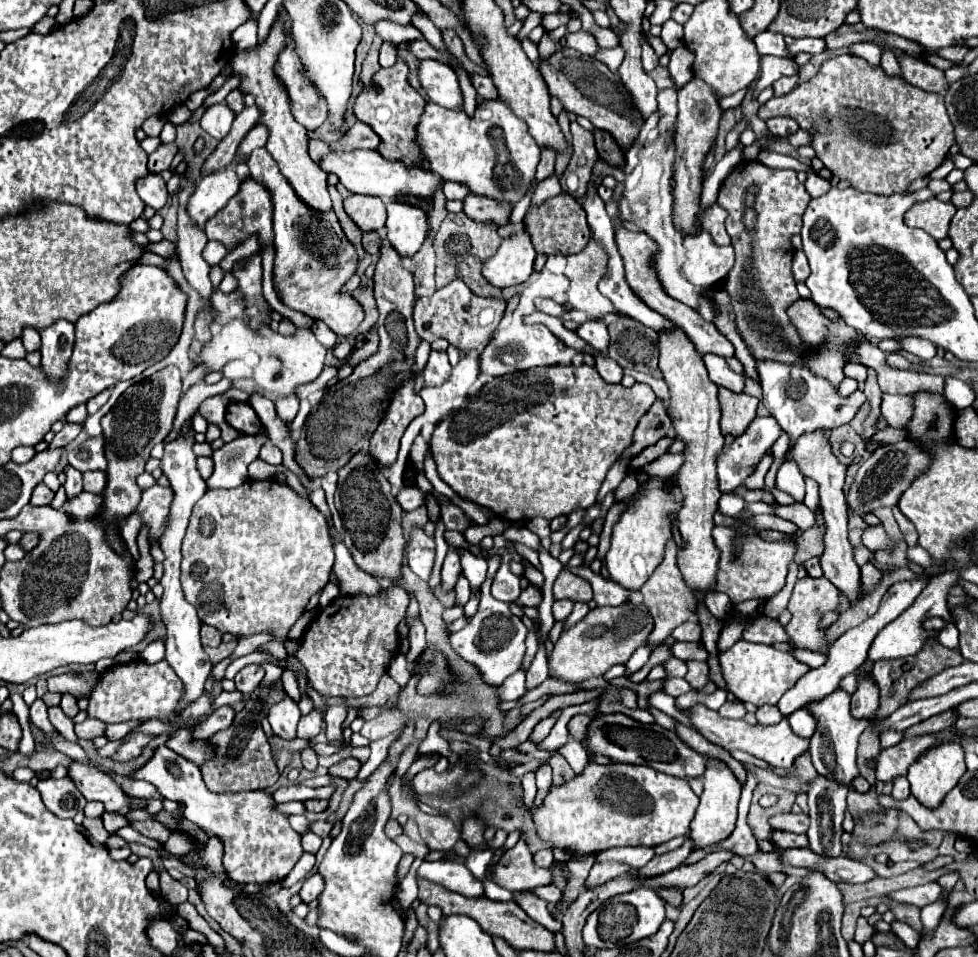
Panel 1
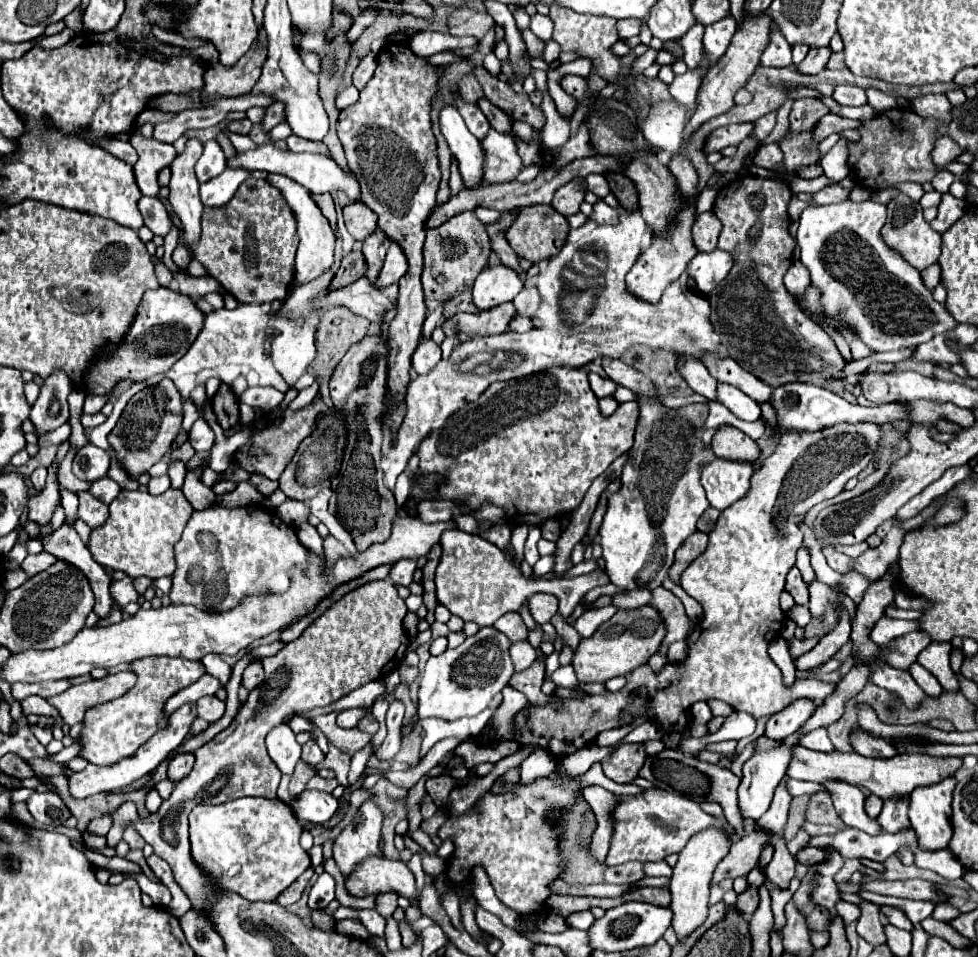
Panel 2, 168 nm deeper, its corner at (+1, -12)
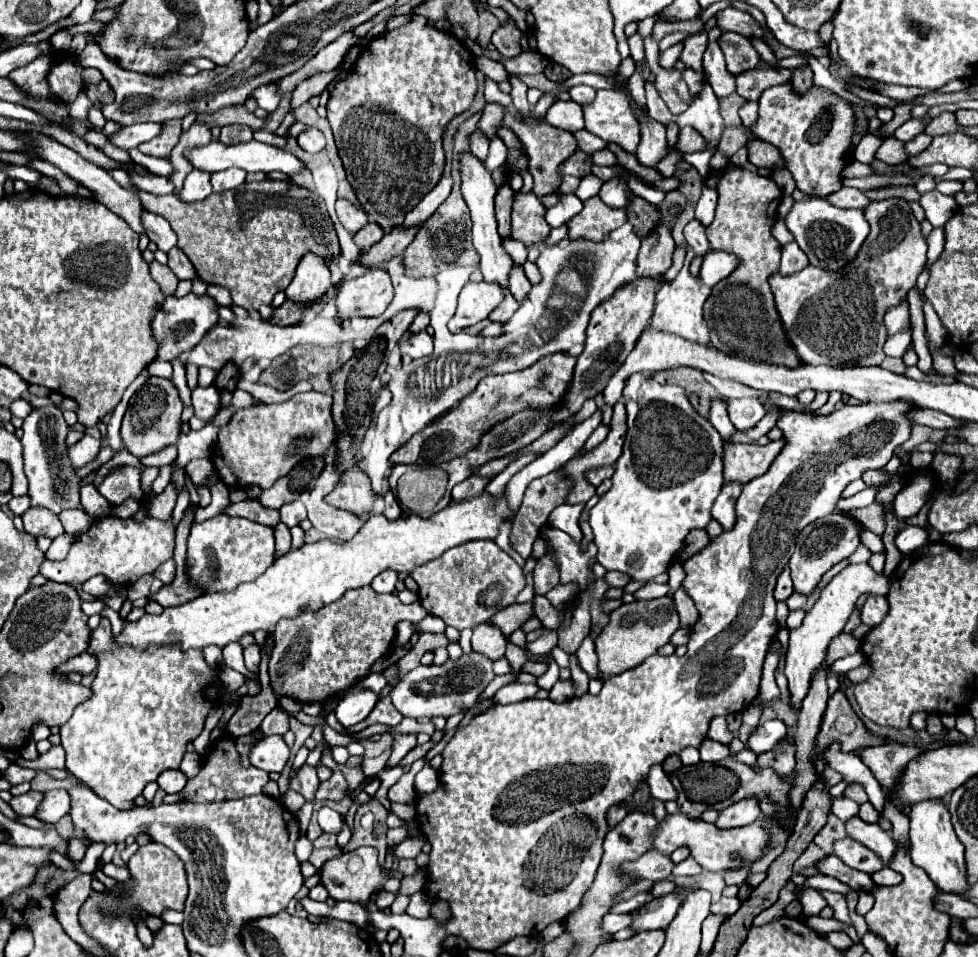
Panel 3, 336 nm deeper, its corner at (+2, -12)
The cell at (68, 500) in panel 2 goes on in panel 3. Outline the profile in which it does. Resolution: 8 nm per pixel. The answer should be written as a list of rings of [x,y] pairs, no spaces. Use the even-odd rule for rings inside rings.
[[[64,533],[64,535],[56,537],[56,539],[52,541],[50,549],[46,551],[46,557],[48,557],[48,559],[52,559],[52,561],[62,561],[62,559],[68,555],[68,551],[70,551],[70,545],[72,545],[72,543],[74,543],[74,535]]]

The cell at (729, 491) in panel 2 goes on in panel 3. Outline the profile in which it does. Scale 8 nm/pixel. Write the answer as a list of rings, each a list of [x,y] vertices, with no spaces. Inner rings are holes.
[[[726,483],[724,491],[720,491],[712,507],[712,515],[722,525],[722,531],[730,531],[732,525],[736,523],[736,501],[740,497],[740,491],[742,491],[740,483]]]

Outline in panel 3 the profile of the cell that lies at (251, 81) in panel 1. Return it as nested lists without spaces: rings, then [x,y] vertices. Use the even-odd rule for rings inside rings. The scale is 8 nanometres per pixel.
[[[304,255],[296,269],[296,277],[284,293],[286,299],[302,307],[312,307],[320,301],[328,301],[332,297],[332,285],[330,269],[324,265],[324,259],[318,255]]]

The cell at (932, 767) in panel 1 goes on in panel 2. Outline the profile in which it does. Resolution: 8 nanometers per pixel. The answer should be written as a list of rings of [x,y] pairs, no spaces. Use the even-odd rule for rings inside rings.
[[[947,777],[941,783],[917,787],[911,793],[909,821],[917,833],[921,849],[945,849],[951,835],[951,799],[957,779]]]

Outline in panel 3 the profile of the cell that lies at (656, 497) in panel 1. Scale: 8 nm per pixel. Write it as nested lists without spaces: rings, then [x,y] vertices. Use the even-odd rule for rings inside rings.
[[[632,375],[622,391],[628,411],[628,435],[624,451],[616,461],[612,487],[590,509],[590,527],[598,547],[598,563],[608,571],[628,573],[634,581],[652,581],[656,575],[666,573],[674,563],[684,539],[692,529],[704,529],[710,521],[710,509],[724,487],[722,455],[724,441],[708,419],[700,417],[690,405],[686,393],[678,385],[660,385],[654,379]]]

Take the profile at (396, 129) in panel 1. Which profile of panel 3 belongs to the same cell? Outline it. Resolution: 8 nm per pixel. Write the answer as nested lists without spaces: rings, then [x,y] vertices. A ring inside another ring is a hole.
[[[414,13],[408,23],[374,37],[362,47],[346,79],[330,91],[326,111],[348,181],[370,221],[378,223],[384,231],[392,231],[436,187],[444,171],[444,131],[454,117],[470,109],[476,89],[472,51],[452,33],[430,27],[422,15]]]

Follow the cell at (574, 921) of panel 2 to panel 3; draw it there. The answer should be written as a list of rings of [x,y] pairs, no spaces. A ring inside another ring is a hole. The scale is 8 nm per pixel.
[[[608,915],[608,919],[604,919],[604,931],[616,933],[616,931],[628,927],[630,923],[632,923],[632,919],[628,915]]]

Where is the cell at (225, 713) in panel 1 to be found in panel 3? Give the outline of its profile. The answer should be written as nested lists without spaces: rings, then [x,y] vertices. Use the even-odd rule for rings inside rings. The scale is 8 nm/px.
[[[164,771],[164,775],[160,775],[156,779],[158,787],[164,789],[166,793],[178,793],[186,787],[186,775],[182,771]]]

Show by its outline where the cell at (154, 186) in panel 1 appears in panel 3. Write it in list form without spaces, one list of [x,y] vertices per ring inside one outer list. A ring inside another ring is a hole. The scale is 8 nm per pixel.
[[[144,211],[144,229],[148,239],[156,243],[160,251],[168,253],[172,247],[176,247],[176,233],[172,231],[166,219],[160,219],[160,215],[152,215],[150,211]]]

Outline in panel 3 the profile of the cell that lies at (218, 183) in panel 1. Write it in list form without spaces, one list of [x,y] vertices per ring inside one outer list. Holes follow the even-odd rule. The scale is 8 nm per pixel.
[[[226,169],[226,171],[218,171],[210,175],[210,183],[214,193],[224,193],[228,189],[234,189],[238,185],[242,185],[246,179],[246,171],[242,169]]]

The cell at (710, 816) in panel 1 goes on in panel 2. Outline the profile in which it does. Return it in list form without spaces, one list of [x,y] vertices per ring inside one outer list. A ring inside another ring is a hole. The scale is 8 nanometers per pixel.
[[[709,827],[703,829],[699,833],[695,833],[689,843],[685,845],[685,849],[679,853],[679,861],[673,867],[673,877],[671,877],[671,911],[673,911],[673,927],[677,931],[677,937],[683,939],[685,935],[689,935],[693,929],[697,929],[705,917],[707,917],[707,899],[709,899],[709,887],[711,887],[711,875],[717,867],[717,863],[729,853],[733,839],[729,839],[727,831],[721,827]]]

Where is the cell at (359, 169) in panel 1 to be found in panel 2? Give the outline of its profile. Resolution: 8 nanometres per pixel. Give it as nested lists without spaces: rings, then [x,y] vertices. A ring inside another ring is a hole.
[[[273,143],[267,145],[259,145],[253,151],[247,153],[239,153],[235,159],[227,161],[229,167],[235,169],[263,169],[267,173],[281,173],[287,175],[291,179],[295,179],[297,183],[301,183],[303,187],[307,187],[311,193],[331,193],[331,191],[343,191],[351,201],[361,201],[361,187],[359,181],[355,177],[353,171],[339,167],[333,159],[325,157],[325,155],[313,155],[313,153],[293,153],[293,151],[283,151],[277,149]]]

